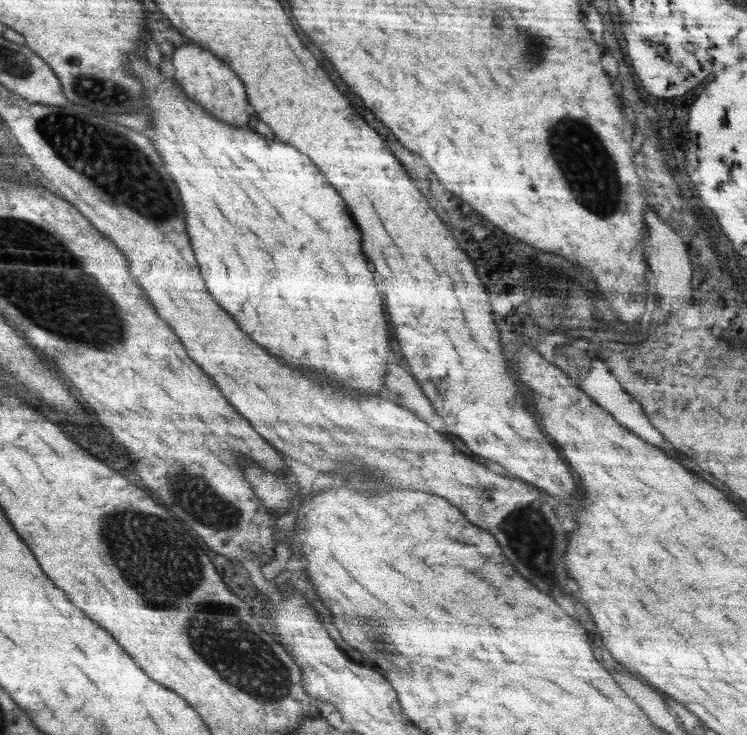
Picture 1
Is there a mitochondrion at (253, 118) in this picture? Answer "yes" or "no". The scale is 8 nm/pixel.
no

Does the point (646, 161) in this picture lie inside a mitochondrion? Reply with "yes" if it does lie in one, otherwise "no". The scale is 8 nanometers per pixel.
no

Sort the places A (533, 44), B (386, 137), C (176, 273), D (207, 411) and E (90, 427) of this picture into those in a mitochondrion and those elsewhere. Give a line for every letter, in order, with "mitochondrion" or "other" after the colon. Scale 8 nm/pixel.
A: mitochondrion
B: other
C: other
D: other
E: other

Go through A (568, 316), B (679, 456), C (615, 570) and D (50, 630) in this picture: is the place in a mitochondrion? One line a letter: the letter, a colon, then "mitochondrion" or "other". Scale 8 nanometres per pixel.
A: mitochondrion
B: other
C: other
D: other

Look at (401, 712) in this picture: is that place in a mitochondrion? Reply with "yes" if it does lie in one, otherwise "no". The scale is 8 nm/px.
no

